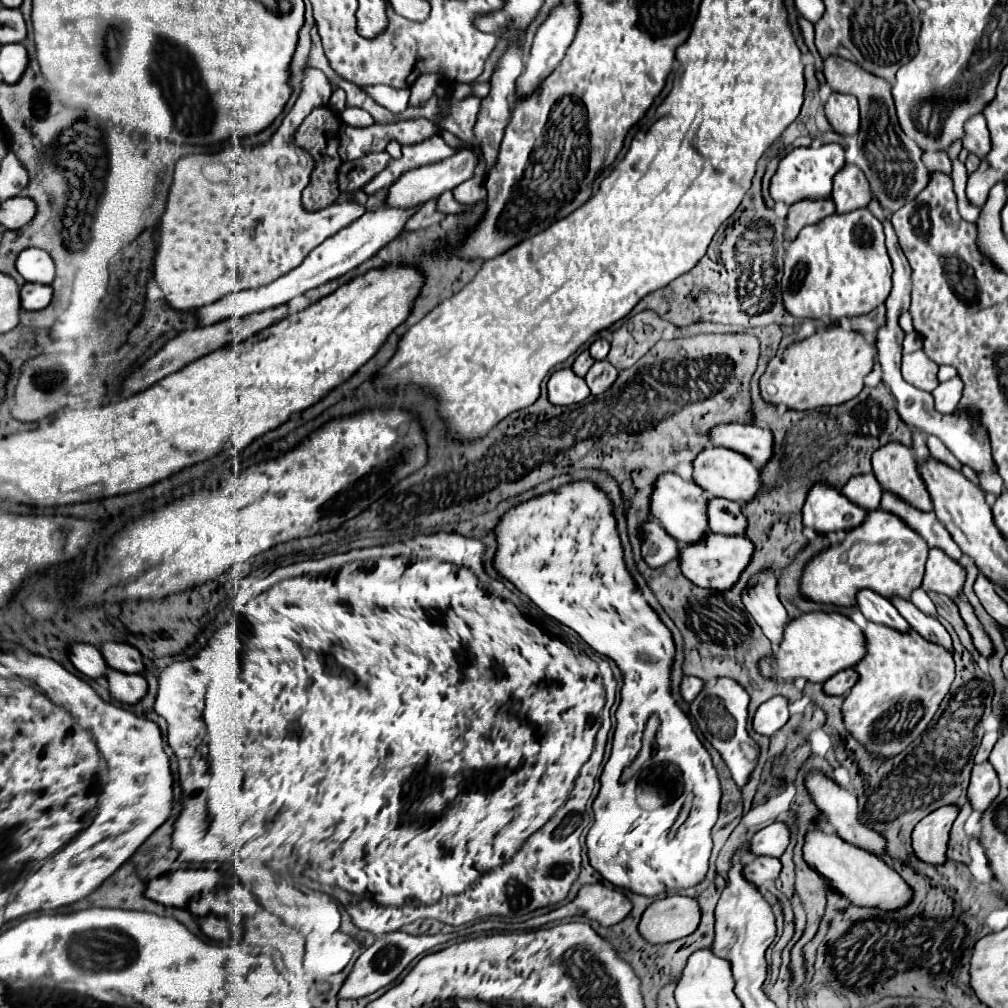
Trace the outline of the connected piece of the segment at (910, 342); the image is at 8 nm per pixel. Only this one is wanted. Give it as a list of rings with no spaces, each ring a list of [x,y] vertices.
[[[915,331],[910,333],[911,335],[906,335],[903,343],[903,354],[913,353],[913,351],[919,351],[923,347],[923,337],[919,334],[917,335]]]

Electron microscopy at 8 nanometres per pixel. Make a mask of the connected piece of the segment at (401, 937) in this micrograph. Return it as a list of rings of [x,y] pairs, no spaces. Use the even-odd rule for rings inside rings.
[[[395,931],[395,933],[387,933],[385,937],[377,939],[369,949],[365,949],[361,953],[361,957],[357,959],[357,963],[353,965],[351,975],[347,977],[347,981],[343,983],[339,997],[343,999],[359,999],[365,995],[371,995],[383,987],[387,987],[389,983],[393,983],[407,967],[409,963],[419,957],[425,951],[431,951],[435,945],[441,945],[449,941],[449,935],[445,933],[437,933],[437,935],[409,935],[403,931]]]

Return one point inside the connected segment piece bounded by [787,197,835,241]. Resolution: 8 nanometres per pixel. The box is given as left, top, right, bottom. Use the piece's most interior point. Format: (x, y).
(807, 211)

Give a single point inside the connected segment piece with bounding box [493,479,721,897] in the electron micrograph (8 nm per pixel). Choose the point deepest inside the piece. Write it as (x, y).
(562, 549)

